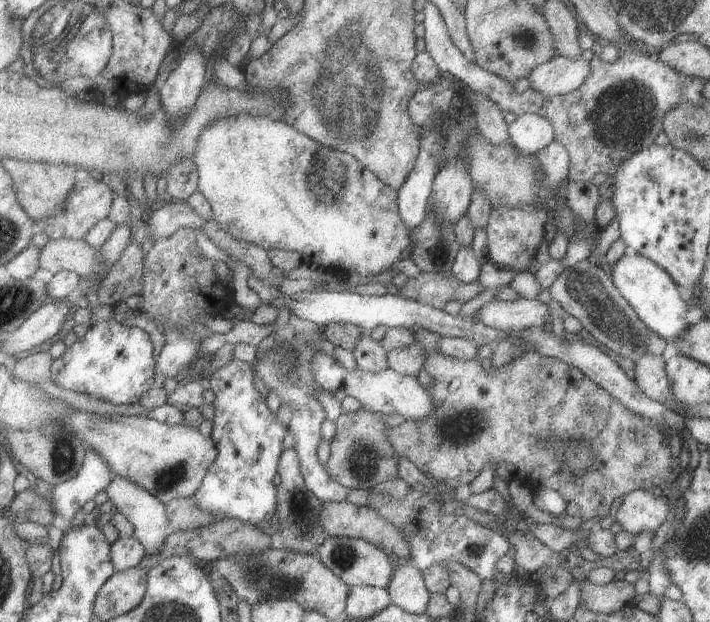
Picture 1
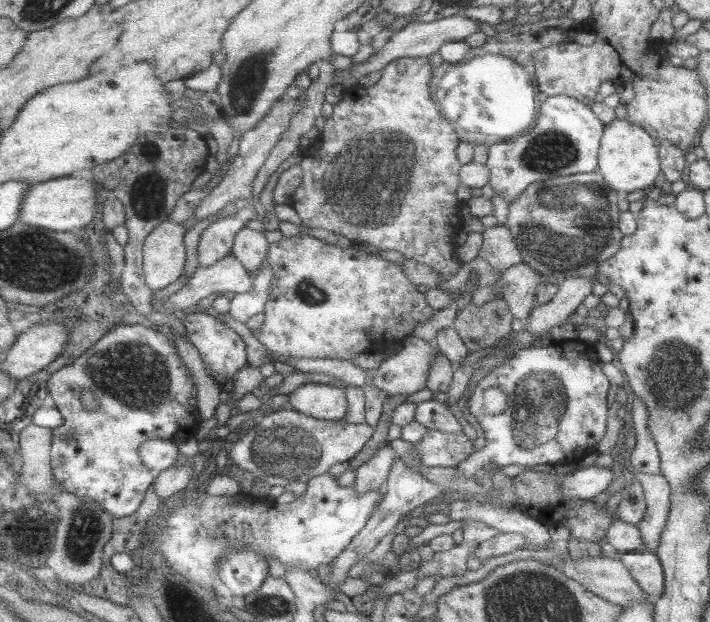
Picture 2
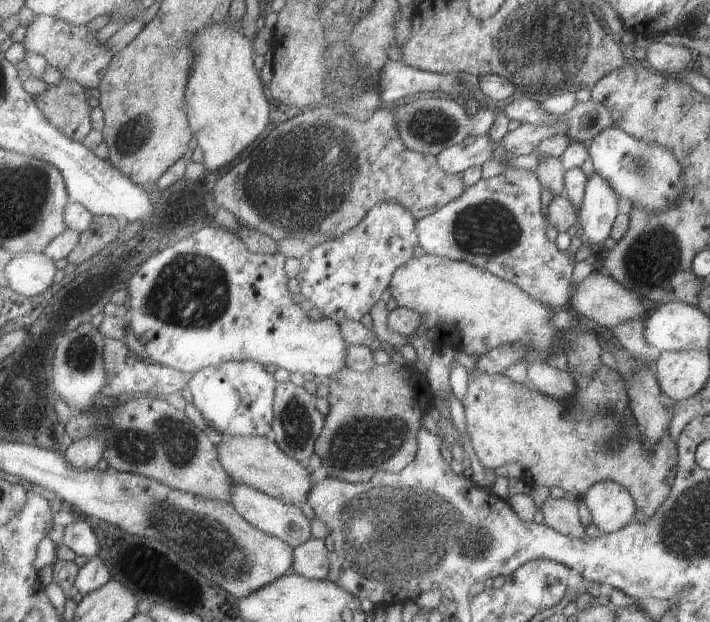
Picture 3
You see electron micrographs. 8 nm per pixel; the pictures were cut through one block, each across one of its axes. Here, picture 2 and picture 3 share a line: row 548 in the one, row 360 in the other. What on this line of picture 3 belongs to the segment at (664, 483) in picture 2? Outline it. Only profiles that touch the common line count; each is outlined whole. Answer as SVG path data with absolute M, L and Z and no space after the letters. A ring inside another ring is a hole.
M632 318L632 320L620 322L620 324L616 324L616 328L612 328L612 332L624 348L651 366L654 366L661 355L660 350L650 346L644 340L644 324L641 318Z

